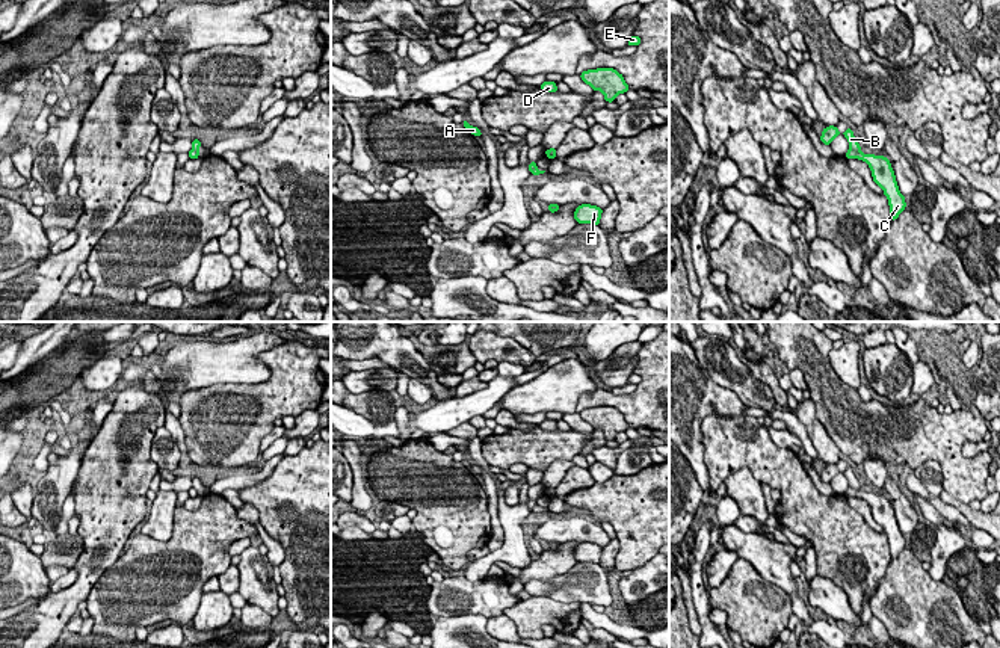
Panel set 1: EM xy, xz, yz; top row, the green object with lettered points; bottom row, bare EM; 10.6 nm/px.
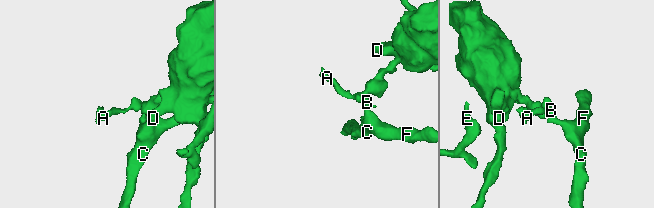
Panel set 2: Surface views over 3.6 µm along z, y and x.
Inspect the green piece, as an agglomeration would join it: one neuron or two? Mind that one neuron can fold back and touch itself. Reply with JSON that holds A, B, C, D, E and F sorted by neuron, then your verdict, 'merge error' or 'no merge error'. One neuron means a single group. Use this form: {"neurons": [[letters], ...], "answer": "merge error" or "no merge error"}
{"neurons": [["A", "B", "D", "E"], ["C", "F"]], "answer": "merge error"}

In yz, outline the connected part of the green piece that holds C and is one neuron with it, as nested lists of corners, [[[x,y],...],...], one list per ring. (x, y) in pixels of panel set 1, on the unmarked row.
[[[852,486],[847,488],[846,497],[858,497],[869,503],[873,520],[884,529],[888,538],[891,560],[906,547],[905,535],[900,532],[890,497],[884,494],[864,492]]]

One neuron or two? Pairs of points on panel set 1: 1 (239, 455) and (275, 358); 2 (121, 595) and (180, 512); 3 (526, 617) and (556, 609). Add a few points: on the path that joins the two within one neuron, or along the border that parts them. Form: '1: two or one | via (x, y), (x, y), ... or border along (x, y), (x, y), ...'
1: one | via (256, 431), (278, 382)
2: one | via (142, 576), (180, 538), (180, 533)
3: one | via (533, 612), (549, 610)

